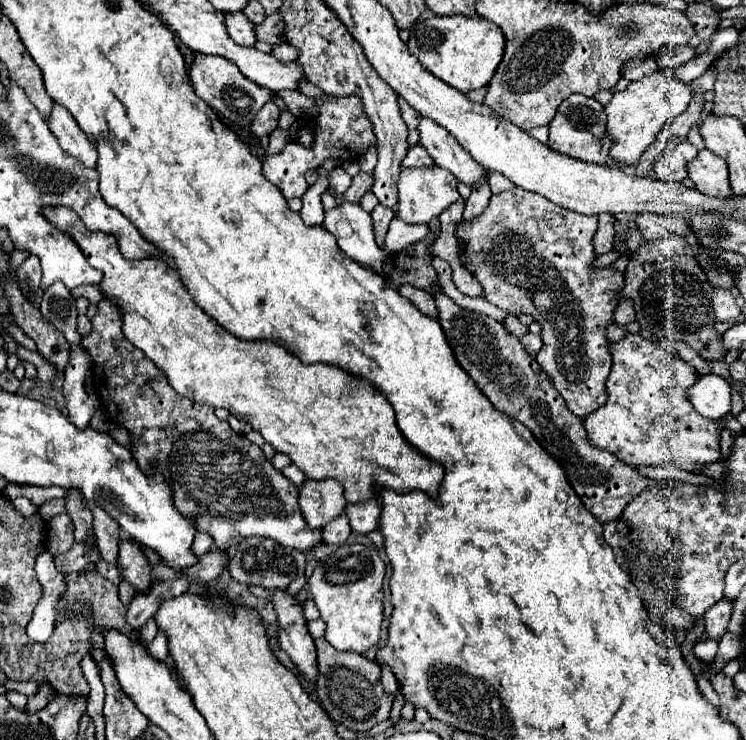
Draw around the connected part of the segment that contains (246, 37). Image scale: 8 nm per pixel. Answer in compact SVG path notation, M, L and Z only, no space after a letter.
M229 12L225 14L225 28L229 30L229 36L239 46L253 46L255 34L253 34L253 22L241 14L241 12Z

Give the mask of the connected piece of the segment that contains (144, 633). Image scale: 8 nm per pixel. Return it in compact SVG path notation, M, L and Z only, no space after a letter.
M151 618L151 620L149 620L149 622L139 630L139 638L141 638L141 642L151 644L155 636L157 636L157 624L155 624L155 620Z

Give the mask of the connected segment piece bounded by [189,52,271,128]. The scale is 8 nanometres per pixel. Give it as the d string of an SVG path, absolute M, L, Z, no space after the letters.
M193 52L193 62L189 68L189 76L195 88L195 94L203 98L217 114L227 118L233 124L239 124L241 128L247 128L253 120L253 116L263 108L265 102L269 102L271 92L269 88L261 88L253 84L251 80L245 80L241 76L239 68L221 56L201 56L201 52Z

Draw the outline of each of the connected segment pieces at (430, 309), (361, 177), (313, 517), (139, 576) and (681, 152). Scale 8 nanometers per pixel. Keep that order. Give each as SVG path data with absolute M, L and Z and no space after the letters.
M401 284L399 294L405 296L407 300L411 300L413 306L419 308L423 314L427 314L431 318L437 318L437 308L435 308L435 302L429 296L429 292L421 292L419 288L413 288L411 284Z
M359 172L359 174L353 178L349 190L341 196L341 200L355 204L355 202L361 200L361 196L363 196L365 192L371 190L371 186L373 186L373 178L371 178L369 174L365 174L365 172Z
M305 480L299 490L299 506L309 528L323 528L345 510L343 486L333 480Z
M119 540L119 554L117 554L117 568L125 582L129 582L137 594L149 592L153 584L151 564L141 546L135 540Z
M683 140L675 148L667 148L661 156L653 162L653 172L659 180L665 182L681 182L687 176L687 164L697 156L697 148Z

